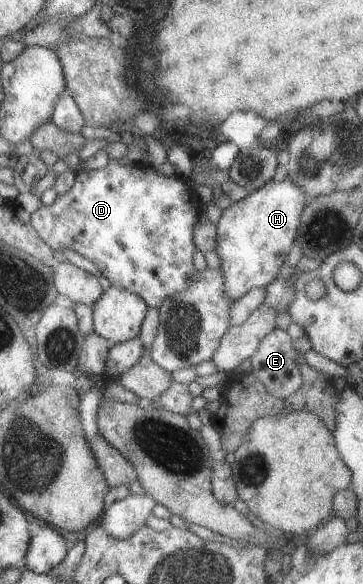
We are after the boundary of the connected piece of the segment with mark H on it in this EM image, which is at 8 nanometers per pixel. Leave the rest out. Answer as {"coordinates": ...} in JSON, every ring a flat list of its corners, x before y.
{"coordinates":[[287,175,283,181,271,179,263,187,250,191,245,199,234,202,233,205,223,210,216,223,217,225,217,253,221,257,221,271,223,271,223,291,229,301,243,297,247,291,255,287,267,287,276,278,284,265,285,258,295,244,300,227,300,215,307,205,305,191,291,181]]}

